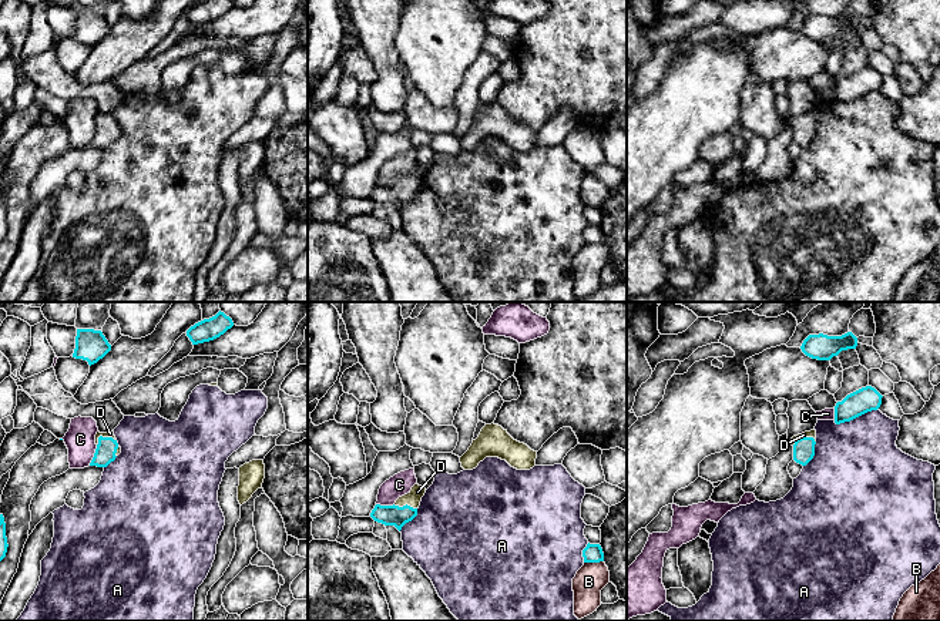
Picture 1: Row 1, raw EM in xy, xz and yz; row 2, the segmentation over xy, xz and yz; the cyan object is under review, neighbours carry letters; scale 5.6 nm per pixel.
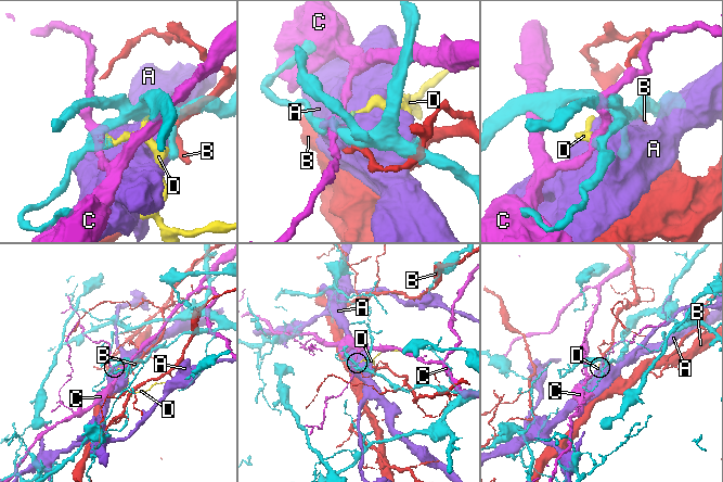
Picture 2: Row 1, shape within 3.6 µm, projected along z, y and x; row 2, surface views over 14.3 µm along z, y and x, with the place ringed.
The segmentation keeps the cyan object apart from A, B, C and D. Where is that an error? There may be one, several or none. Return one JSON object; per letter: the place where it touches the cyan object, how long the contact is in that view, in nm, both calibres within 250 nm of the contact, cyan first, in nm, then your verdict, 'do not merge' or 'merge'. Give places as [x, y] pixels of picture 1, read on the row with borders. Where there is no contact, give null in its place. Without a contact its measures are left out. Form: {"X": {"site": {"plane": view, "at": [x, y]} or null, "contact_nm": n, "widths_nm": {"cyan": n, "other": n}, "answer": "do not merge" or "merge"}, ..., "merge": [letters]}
{"A": {"site": {"plane": "yz", "at": [855, 418]}, "contact_nm": 260, "widths_nm": {"cyan": 140, "other": 480}, "answer": "do not merge"}, "B": {"site": {"plane": "xz", "at": [593, 561]}, "contact_nm": 110, "widths_nm": {"cyan": 110, "other": 170}, "answer": "do not merge"}, "C": {"site": {"plane": "xy", "at": [94, 455]}, "contact_nm": 130, "widths_nm": {"cyan": 120, "other": 170}, "answer": "do not merge"}, "D": {"site": {"plane": "yz", "at": [803, 437]}, "contact_nm": 140, "widths_nm": {"cyan": 130, "other": 50}, "answer": "merge"}, "merge": ["D"]}

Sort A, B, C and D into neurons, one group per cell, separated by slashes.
A / B / C / D

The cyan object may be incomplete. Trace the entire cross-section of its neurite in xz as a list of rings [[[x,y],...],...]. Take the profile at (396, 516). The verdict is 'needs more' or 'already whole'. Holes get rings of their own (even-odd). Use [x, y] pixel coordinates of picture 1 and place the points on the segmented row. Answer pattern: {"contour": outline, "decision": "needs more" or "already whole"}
{"contour": [[[416,483],[412,490],[399,497],[393,506],[376,504],[370,517],[385,526],[395,526],[400,531],[406,523],[417,516],[417,508],[424,493],[426,489]]], "decision": "needs more"}

